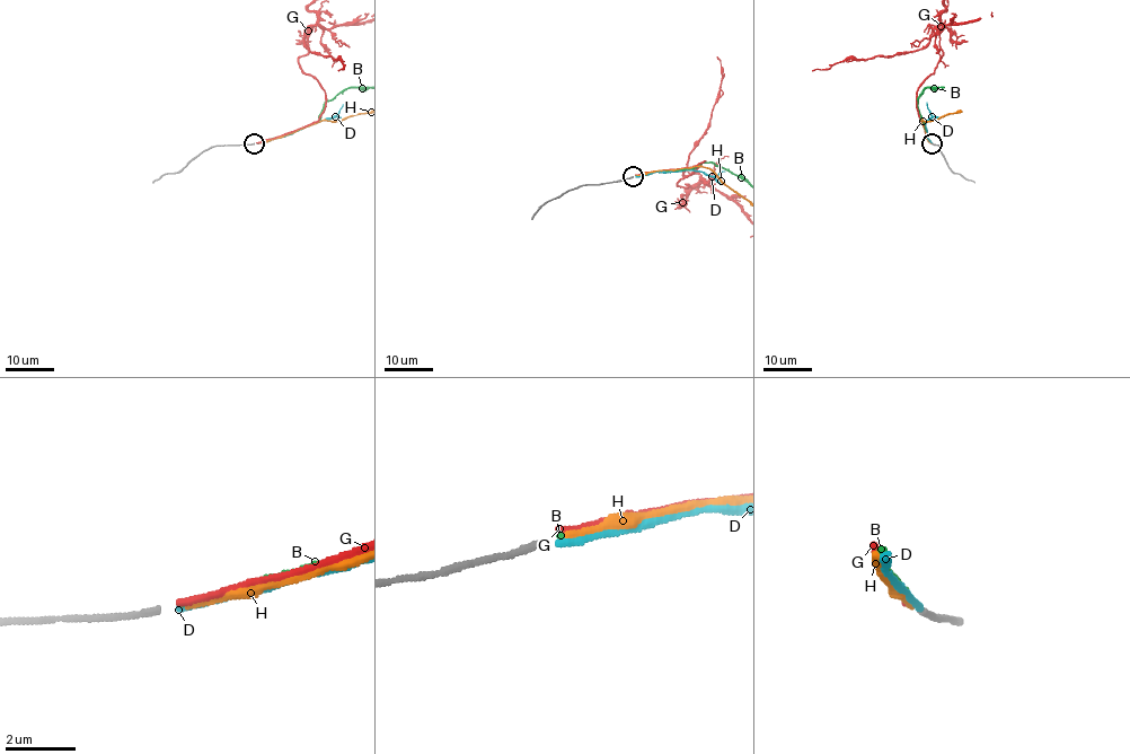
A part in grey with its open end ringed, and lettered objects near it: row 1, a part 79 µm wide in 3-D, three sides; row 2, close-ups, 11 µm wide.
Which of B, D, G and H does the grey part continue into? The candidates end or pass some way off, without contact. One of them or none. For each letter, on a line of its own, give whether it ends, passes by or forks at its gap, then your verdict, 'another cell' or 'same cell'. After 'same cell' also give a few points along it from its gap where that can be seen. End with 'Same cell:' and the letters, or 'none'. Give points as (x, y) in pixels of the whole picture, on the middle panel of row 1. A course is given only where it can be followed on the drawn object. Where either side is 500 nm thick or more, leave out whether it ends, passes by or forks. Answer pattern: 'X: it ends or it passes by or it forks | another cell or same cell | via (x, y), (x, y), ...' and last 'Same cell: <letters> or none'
B: it ends | another cell
D: it ends | same cell | via (635, 176), (690, 169), (713, 176), (724, 171)
G: it ends | another cell
H: it ends | another cell
Same cell: D

